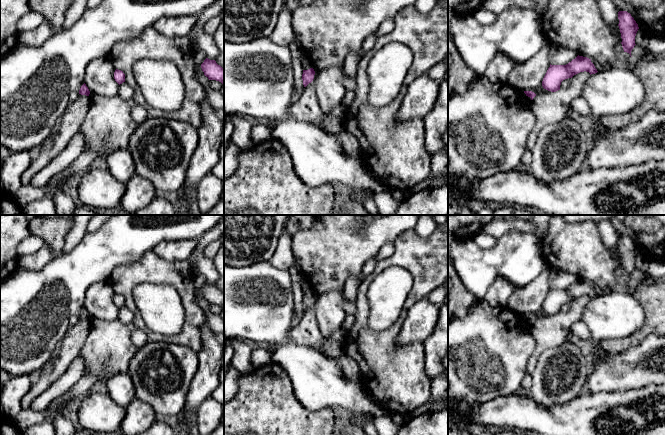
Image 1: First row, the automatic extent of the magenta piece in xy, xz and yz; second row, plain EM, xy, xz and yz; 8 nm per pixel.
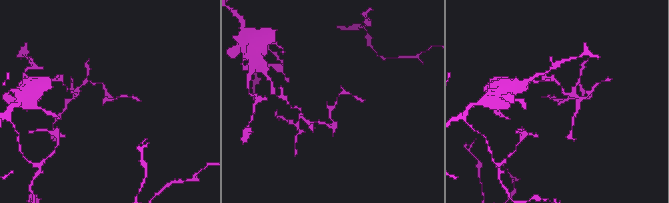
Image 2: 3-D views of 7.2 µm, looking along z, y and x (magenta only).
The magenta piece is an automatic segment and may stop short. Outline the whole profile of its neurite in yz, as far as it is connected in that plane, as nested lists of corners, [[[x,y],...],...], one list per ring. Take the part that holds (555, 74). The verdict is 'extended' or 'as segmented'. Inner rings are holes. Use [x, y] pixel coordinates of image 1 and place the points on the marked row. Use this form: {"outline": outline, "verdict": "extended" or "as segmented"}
{"outline": [[[579,55],[566,65],[550,64],[543,78],[542,86],[548,91],[556,92],[560,90],[563,80],[572,78],[574,75],[584,71],[589,72],[590,75],[598,72],[591,59]]], "verdict": "as segmented"}

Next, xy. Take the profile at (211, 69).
{"outline": [[[206,58],[201,64],[201,68],[209,80],[216,80],[224,84],[224,69],[215,60]]], "verdict": "as segmented"}

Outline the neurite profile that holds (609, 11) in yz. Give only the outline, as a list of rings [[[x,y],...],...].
[[[597,0],[597,4],[604,21],[613,28],[617,27],[619,11],[613,0]]]

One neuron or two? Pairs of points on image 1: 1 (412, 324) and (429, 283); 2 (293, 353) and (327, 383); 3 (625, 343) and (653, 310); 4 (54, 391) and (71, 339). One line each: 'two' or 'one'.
1: two
2: one
3: one
4: two

